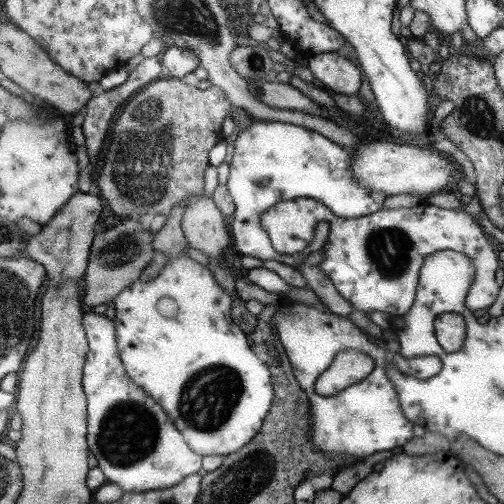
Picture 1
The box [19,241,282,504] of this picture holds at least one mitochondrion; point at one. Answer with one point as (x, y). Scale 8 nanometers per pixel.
(209, 397)

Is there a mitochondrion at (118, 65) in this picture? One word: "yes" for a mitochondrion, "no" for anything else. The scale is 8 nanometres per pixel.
no

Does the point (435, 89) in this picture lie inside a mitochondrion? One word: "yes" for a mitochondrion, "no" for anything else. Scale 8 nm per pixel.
no

